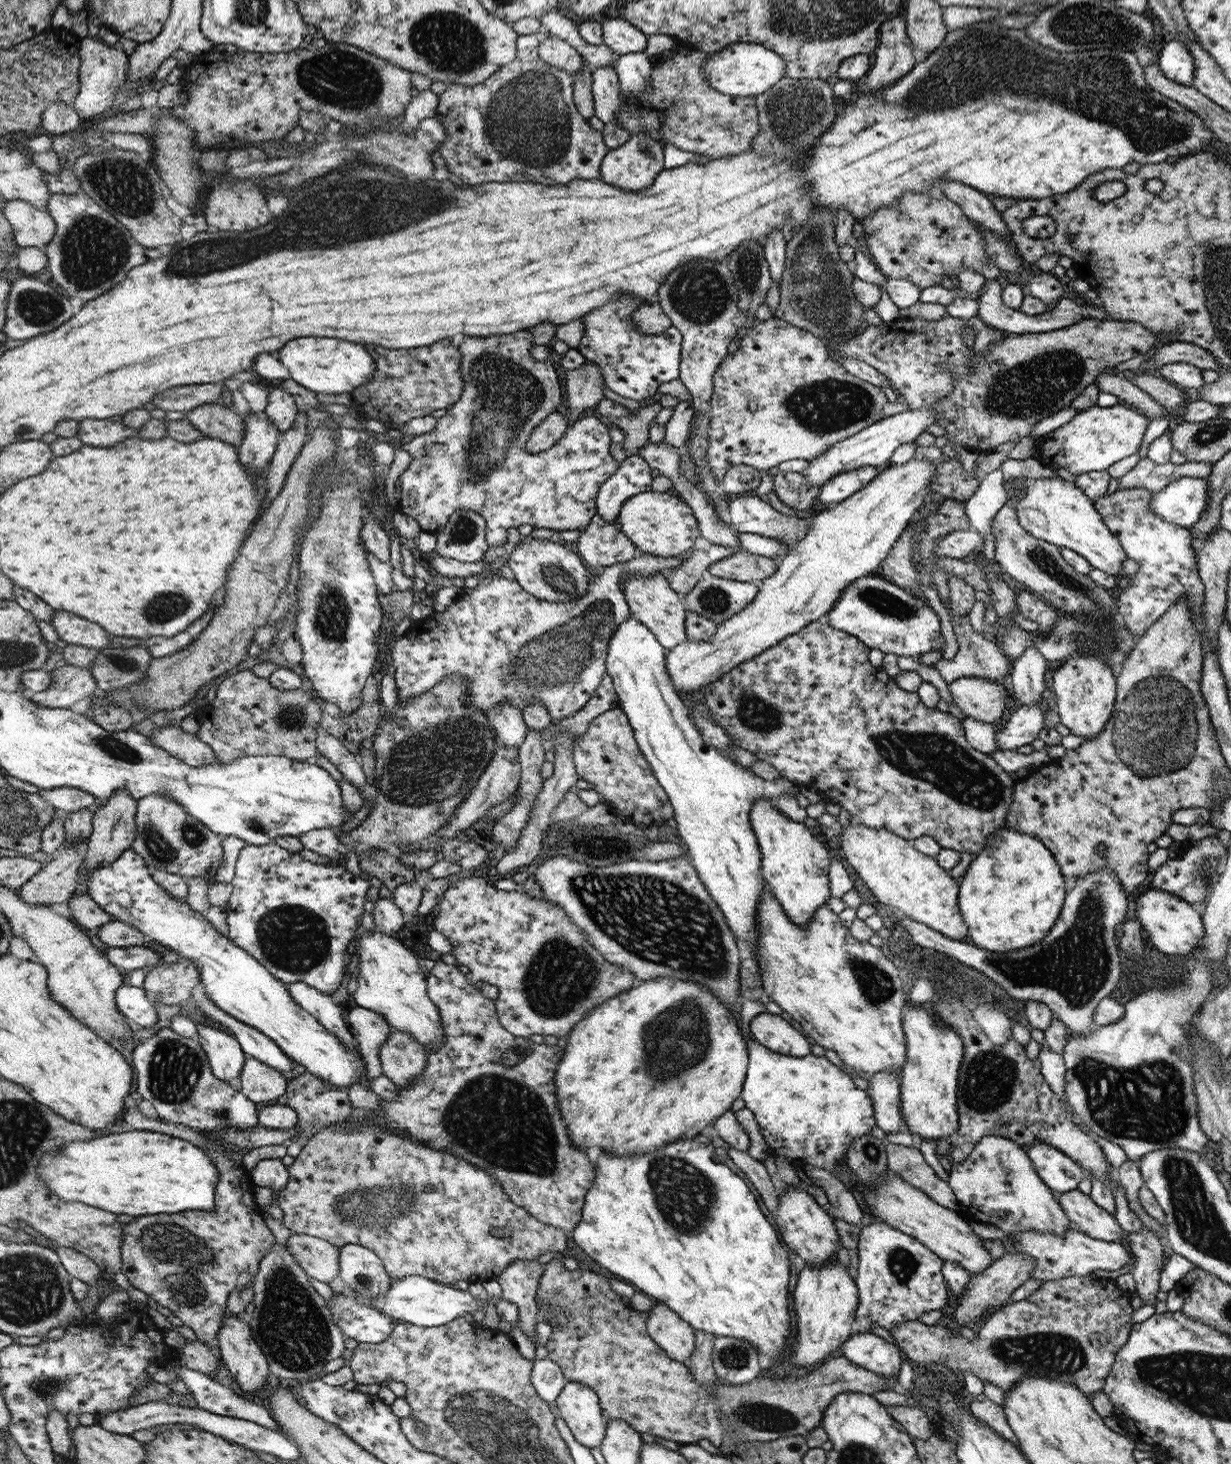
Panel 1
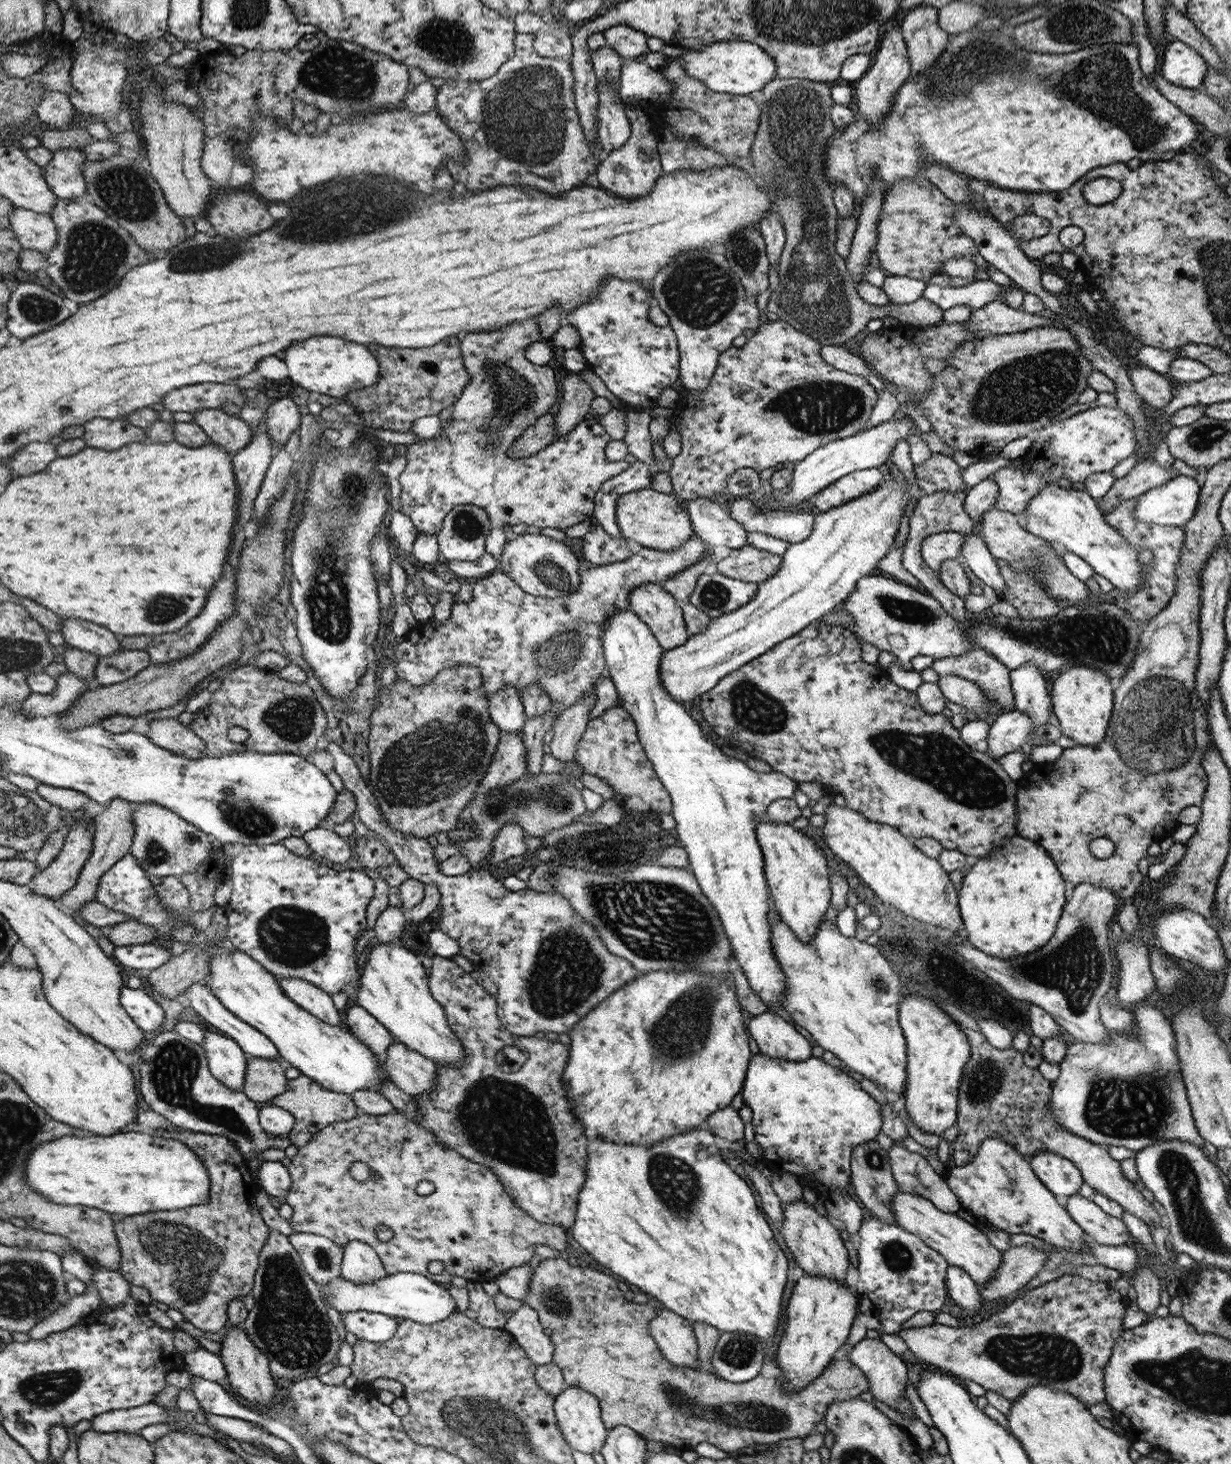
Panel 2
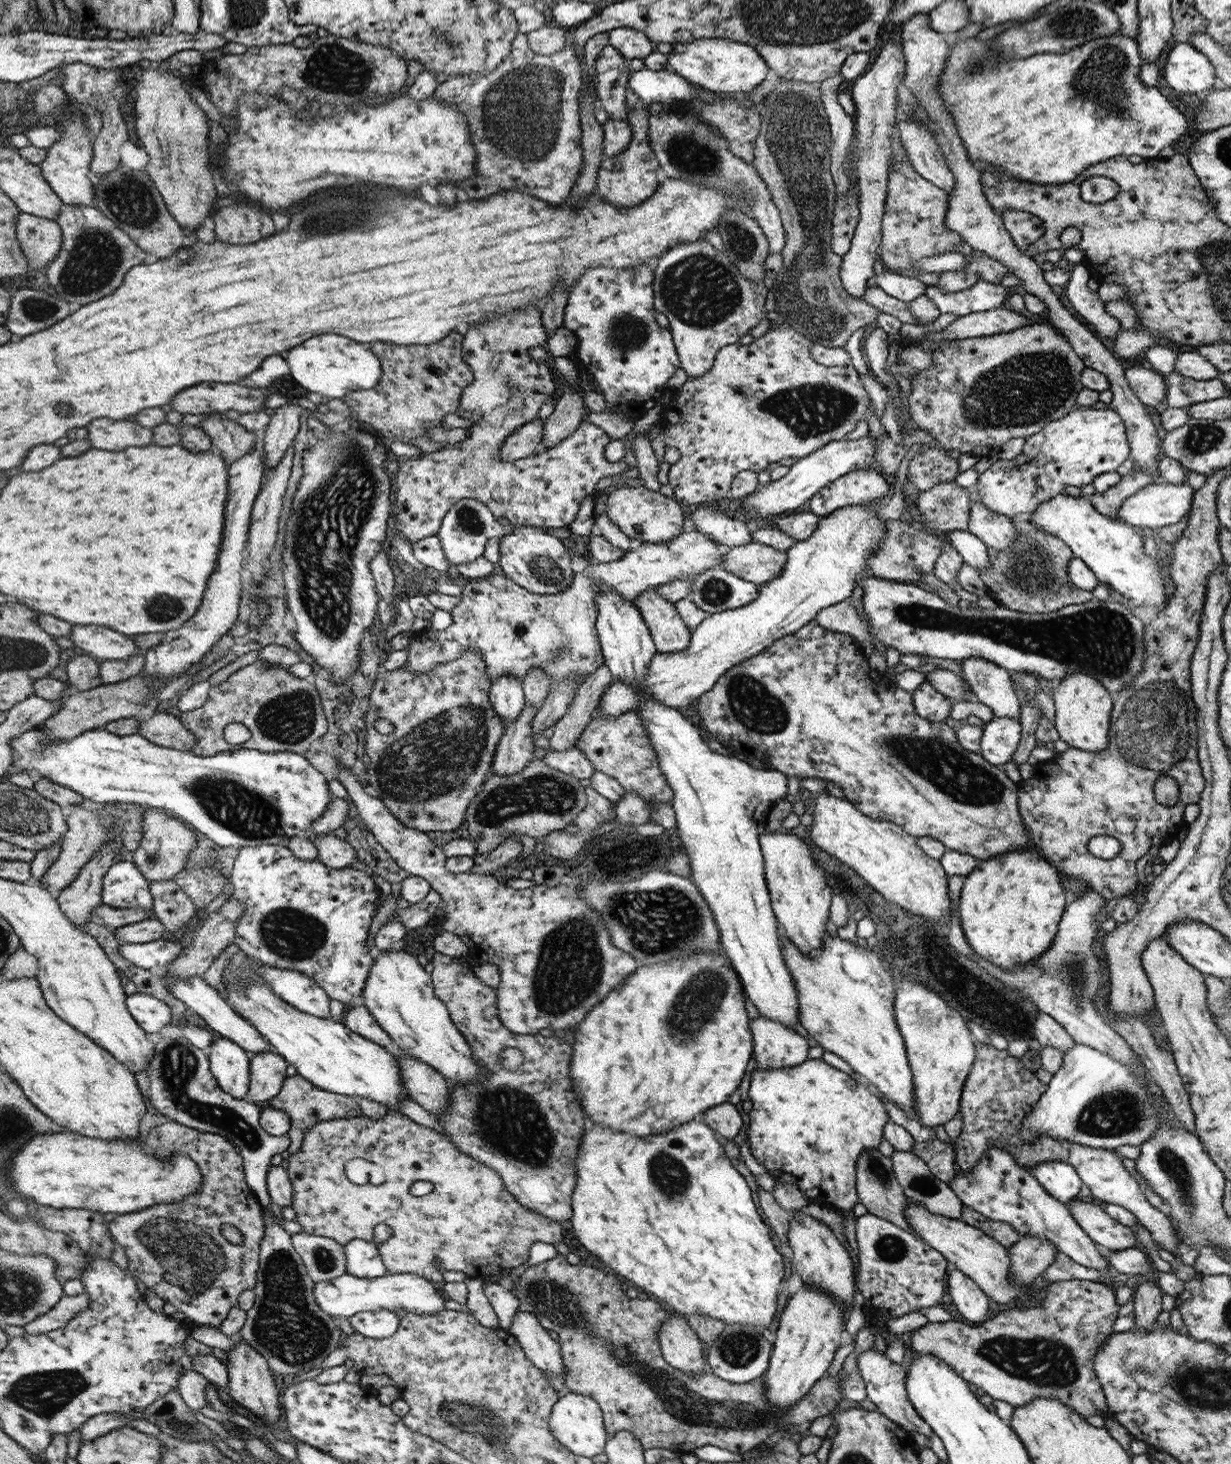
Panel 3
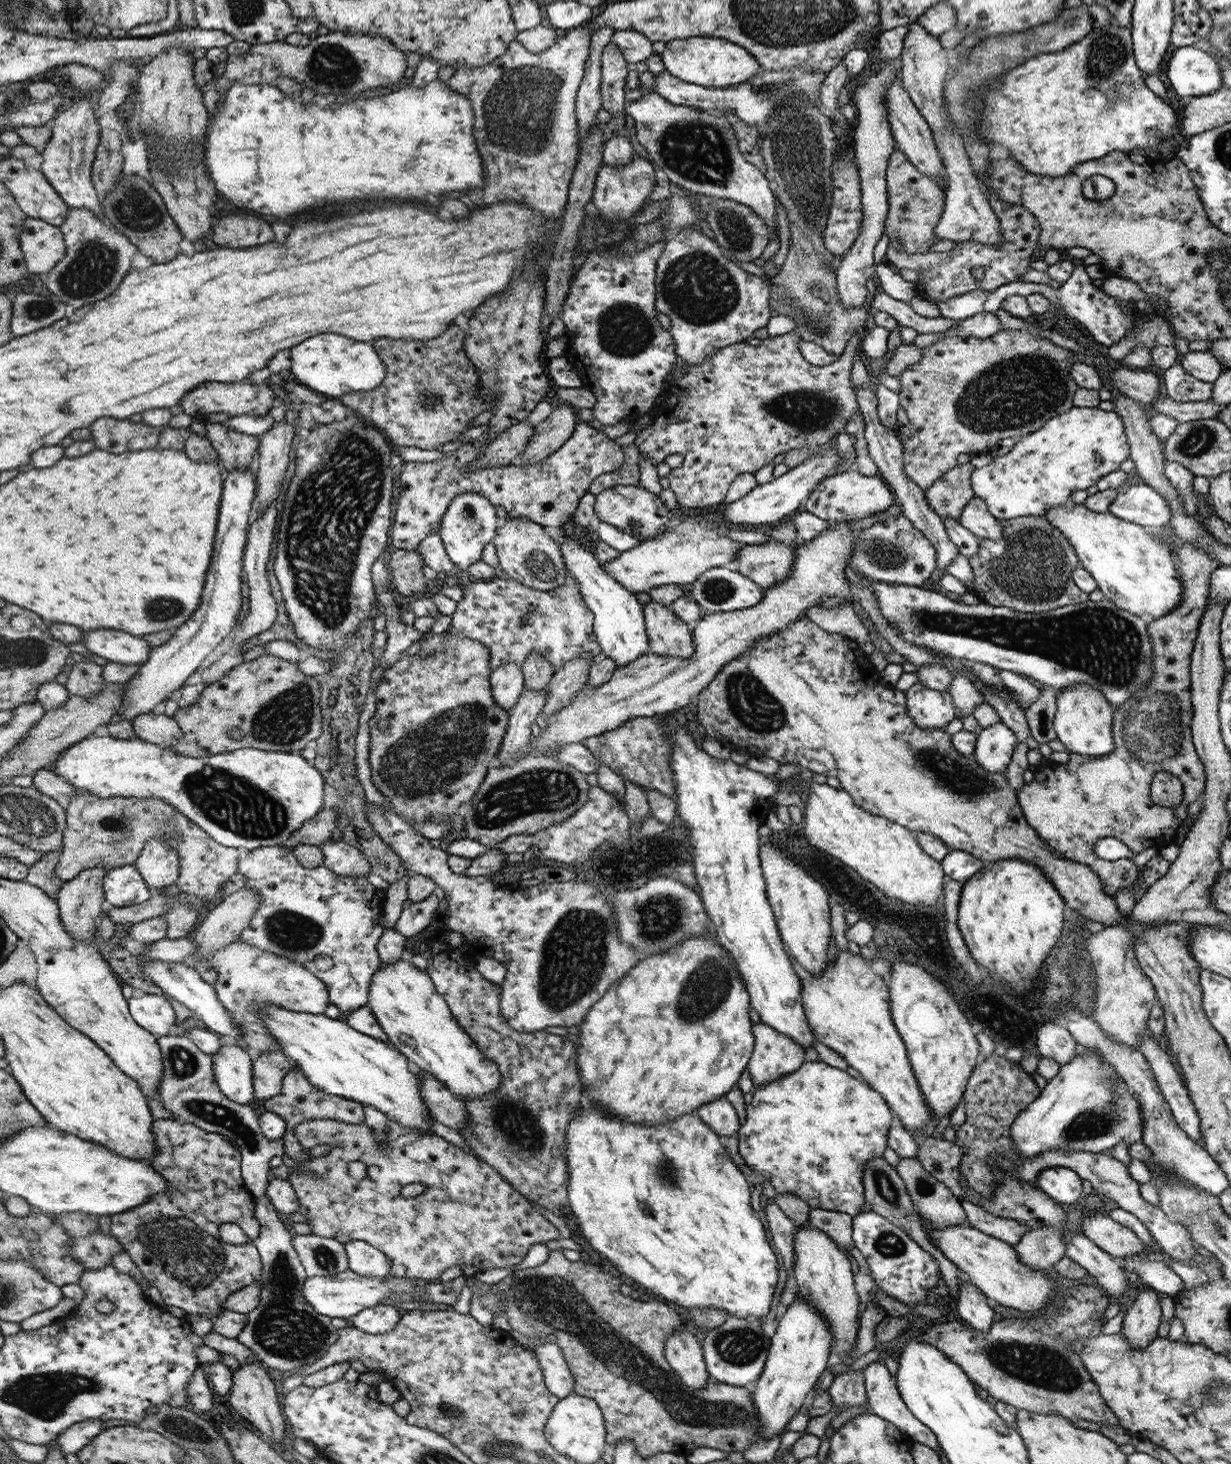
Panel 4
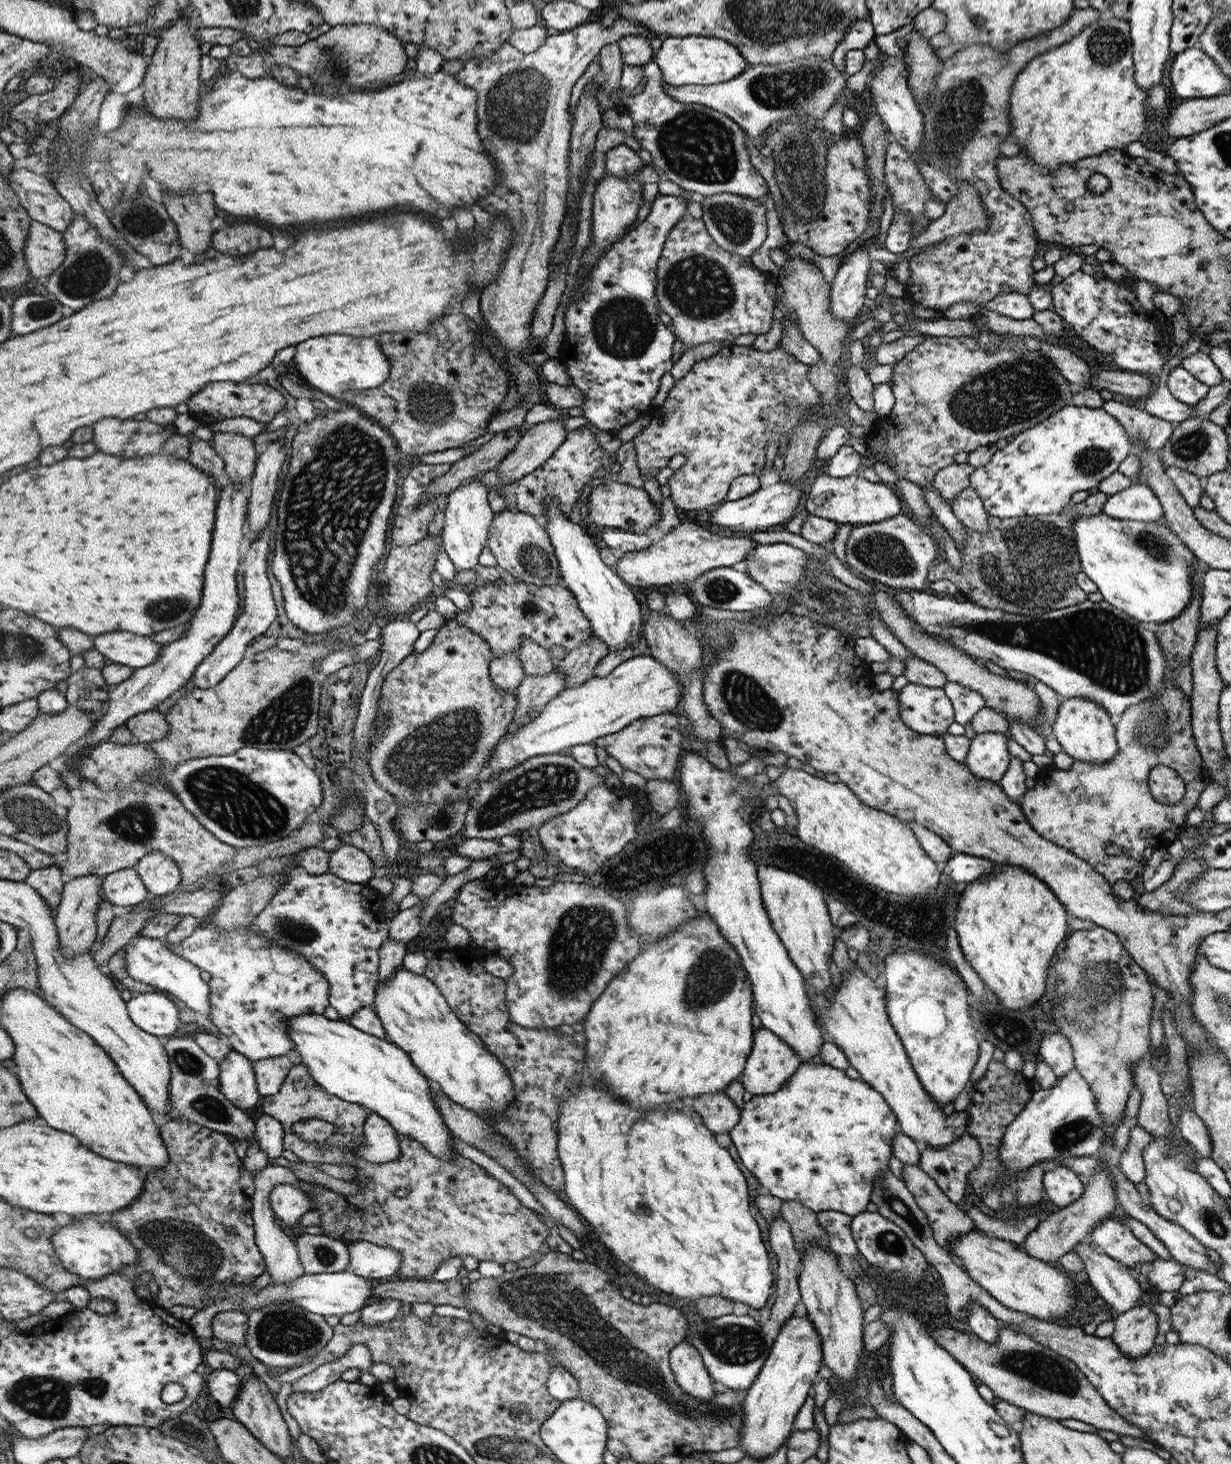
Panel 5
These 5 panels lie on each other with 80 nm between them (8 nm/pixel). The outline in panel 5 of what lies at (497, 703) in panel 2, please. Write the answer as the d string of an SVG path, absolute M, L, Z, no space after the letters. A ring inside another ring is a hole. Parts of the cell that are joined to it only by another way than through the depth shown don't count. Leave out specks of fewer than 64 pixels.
M508 653L502 658L495 658L493 664L490 665L490 675L494 684L497 684L500 691L516 692L525 679L524 666L520 666L518 653Z

